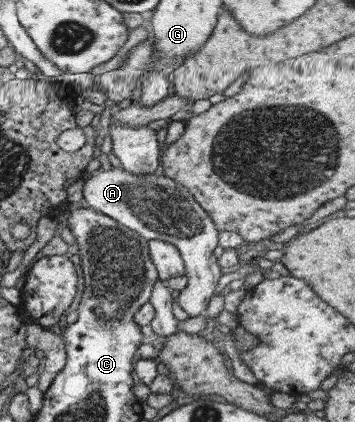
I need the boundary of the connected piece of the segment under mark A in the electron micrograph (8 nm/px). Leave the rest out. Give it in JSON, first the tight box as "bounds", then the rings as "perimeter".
{"bounds":[82,166,221,317],"perimeter":[[[113,166],[99,168],[91,174],[82,186],[83,204],[136,231],[146,240],[162,240],[175,246],[184,261],[187,276],[187,284],[175,301],[188,317],[201,316],[221,275],[217,259],[212,255],[218,246],[218,230],[211,218],[186,188],[164,174],[134,176]]]}

